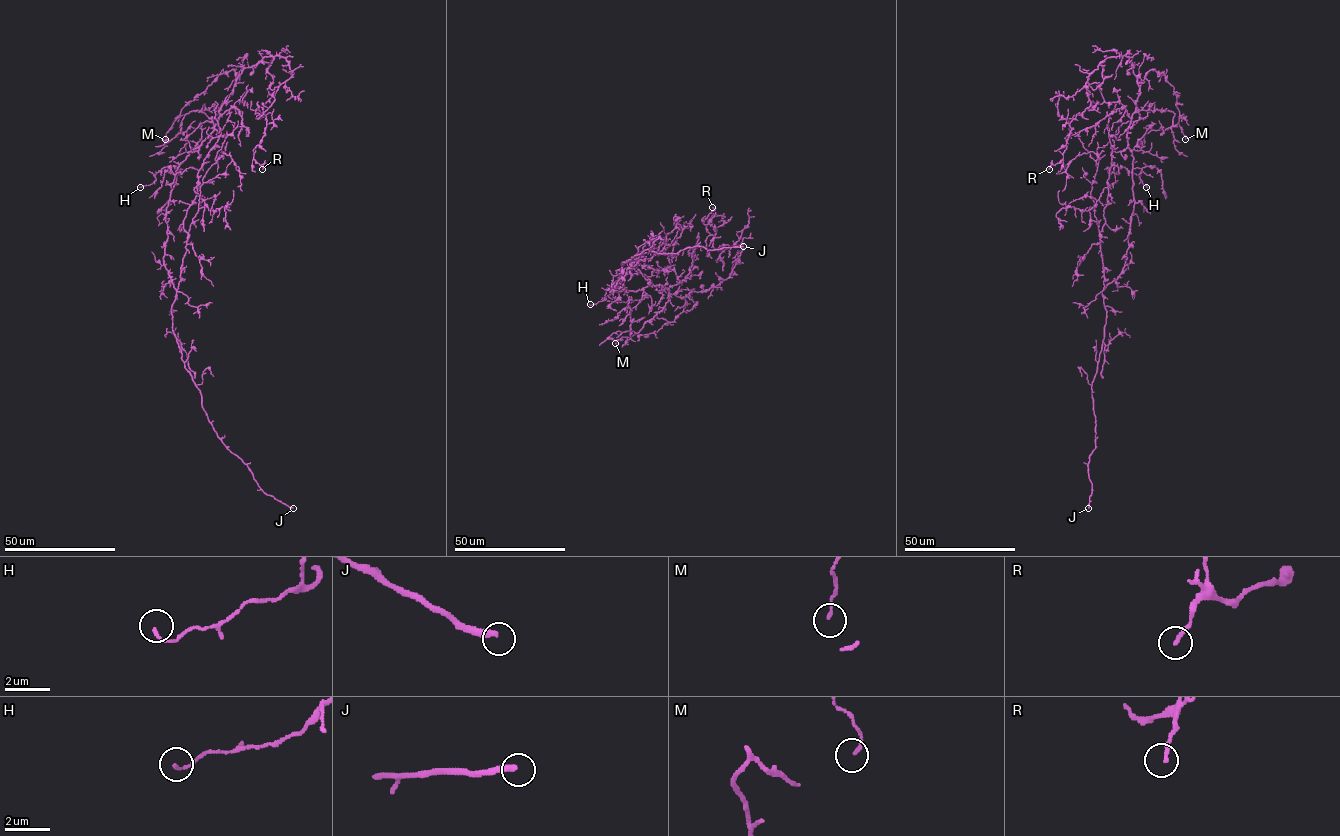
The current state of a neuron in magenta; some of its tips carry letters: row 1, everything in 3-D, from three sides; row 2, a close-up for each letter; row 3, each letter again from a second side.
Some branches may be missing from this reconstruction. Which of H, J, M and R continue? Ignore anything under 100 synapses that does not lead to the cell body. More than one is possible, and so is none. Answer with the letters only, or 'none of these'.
J

